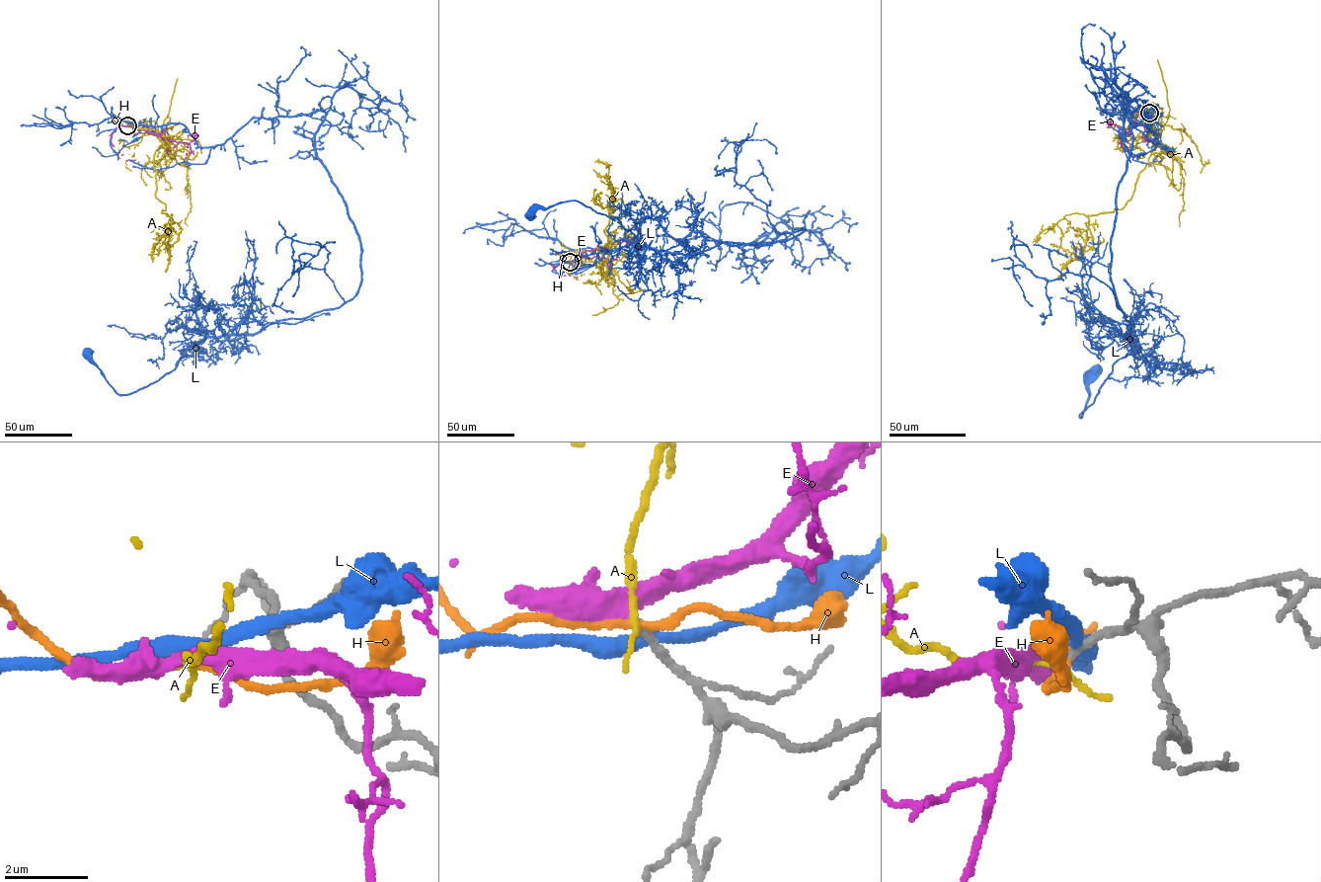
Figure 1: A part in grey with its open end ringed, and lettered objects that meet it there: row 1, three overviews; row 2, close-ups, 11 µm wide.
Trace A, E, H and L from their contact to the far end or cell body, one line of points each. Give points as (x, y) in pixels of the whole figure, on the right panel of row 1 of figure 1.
A: (1149, 114), (1139, 112), (1126, 130), (1160, 136), (1131, 198), (1087, 216), (1093, 246), (1078, 257), (1050, 243)
E: (1149, 114), (1139, 115), (1132, 127), (1125, 132), (1127, 132), (1107, 123)
H: (1149, 114), (1137, 106)
L: (1150, 113), (1124, 111), (1120, 137), (1119, 98), (1132, 141), (1110, 279), (1140, 349), (1080, 417), (1095, 370)

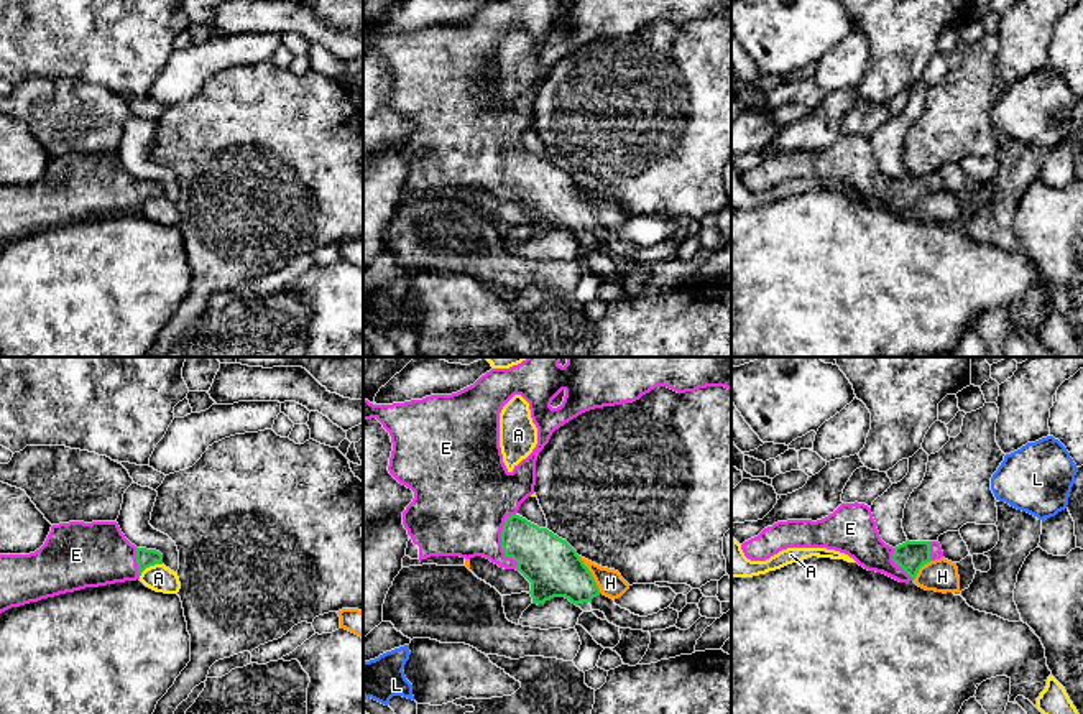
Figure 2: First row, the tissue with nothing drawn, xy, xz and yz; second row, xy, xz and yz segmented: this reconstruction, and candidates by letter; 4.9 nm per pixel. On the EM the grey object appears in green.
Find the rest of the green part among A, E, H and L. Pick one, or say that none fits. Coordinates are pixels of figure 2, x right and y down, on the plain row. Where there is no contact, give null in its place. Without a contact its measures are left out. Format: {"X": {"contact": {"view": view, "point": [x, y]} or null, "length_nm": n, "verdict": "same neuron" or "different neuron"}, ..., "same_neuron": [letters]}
{"A": {"contact": {"view": "xy", "point": [150, 196]}, "length_nm": 130, "verdict": "different neuron"}, "E": {"contact": {"view": "xz", "point": [502, 175]}, "length_nm": 280, "verdict": "same neuron"}, "H": {"contact": {"view": "xz", "point": [590, 206]}, "length_nm": 220, "verdict": "different neuron"}, "L": {"contact": null, "verdict": "different neuron"}, "same_neuron": ["E"]}

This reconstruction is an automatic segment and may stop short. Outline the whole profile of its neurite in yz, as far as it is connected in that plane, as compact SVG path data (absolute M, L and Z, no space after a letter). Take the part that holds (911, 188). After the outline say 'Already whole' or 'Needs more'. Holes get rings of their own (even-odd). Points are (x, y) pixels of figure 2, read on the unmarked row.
M841 135L828 148L812 151L777 153L764 160L758 168L744 173L741 181L751 192L766 192L787 179L827 179L848 186L868 202L883 204L899 214L914 212L919 201L935 191L943 189L938 173L906 173L896 179L886 176L876 160L871 140L864 135Z. Needs more

